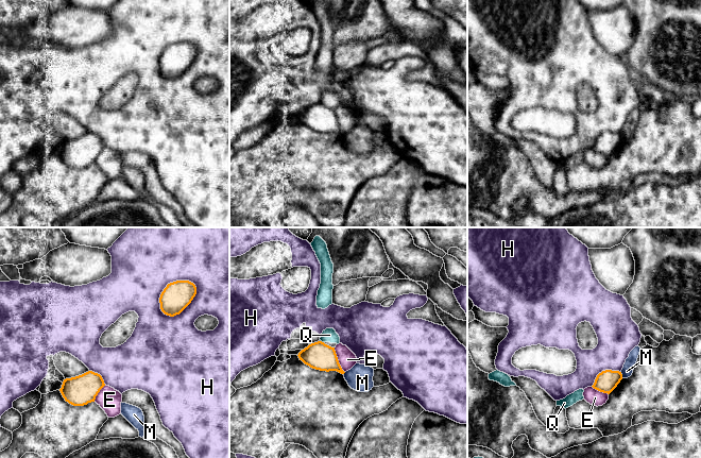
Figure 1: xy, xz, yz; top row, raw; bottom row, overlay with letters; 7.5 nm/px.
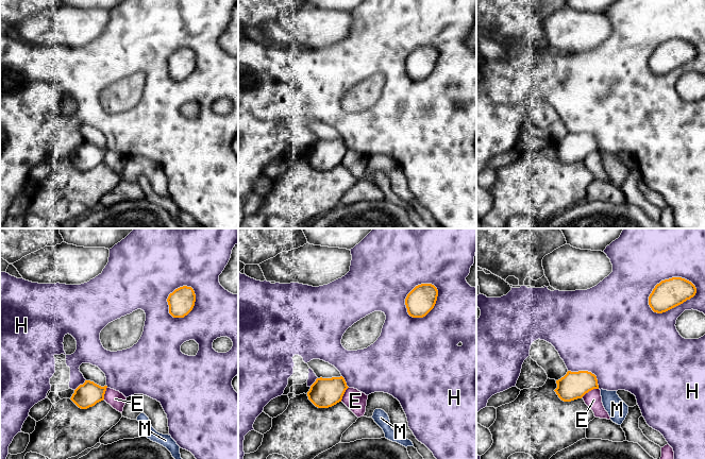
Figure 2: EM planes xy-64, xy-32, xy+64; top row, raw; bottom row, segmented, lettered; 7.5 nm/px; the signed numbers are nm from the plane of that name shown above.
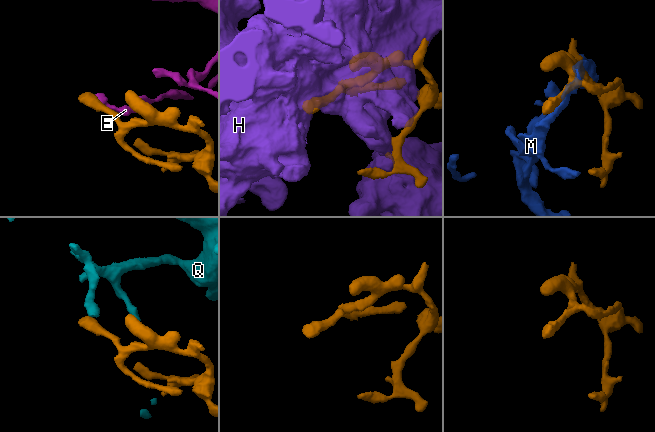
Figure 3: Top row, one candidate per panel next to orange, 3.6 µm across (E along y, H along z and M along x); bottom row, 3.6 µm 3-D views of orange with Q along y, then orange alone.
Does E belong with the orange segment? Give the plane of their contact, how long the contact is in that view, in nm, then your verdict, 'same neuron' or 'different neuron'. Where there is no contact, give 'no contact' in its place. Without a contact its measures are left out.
meets orange in xz; contact 200 nm long; different neuron

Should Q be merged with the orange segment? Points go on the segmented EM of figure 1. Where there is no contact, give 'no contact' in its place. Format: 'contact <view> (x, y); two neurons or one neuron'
contact xz (321, 341); two neurons

